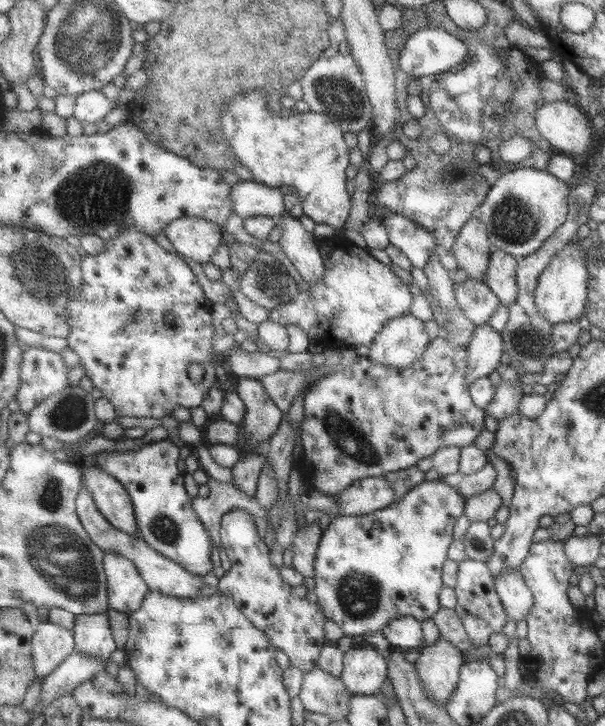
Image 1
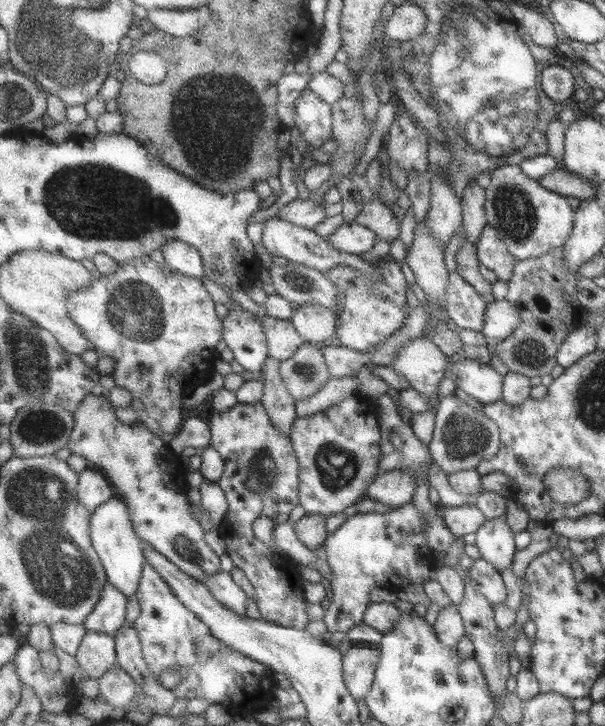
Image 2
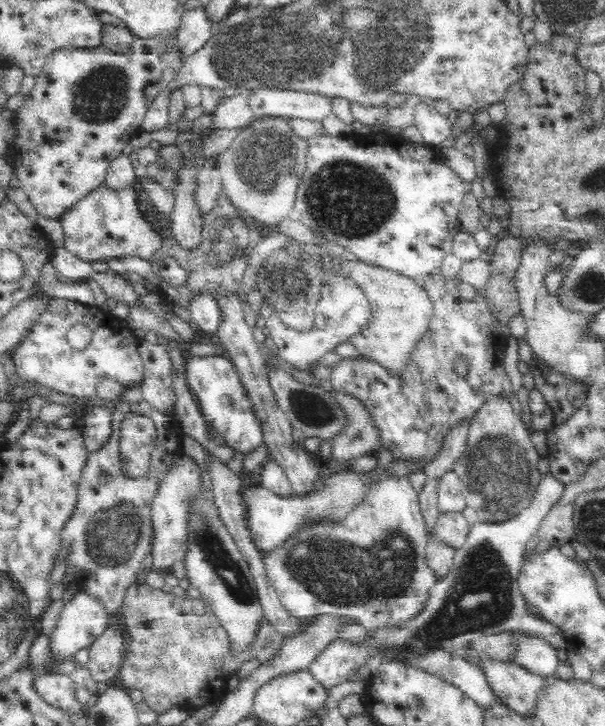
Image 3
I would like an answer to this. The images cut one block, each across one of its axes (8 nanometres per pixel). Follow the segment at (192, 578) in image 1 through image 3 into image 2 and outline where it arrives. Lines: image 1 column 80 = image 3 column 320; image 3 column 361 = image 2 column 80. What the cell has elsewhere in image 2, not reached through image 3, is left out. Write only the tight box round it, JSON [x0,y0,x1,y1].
[79,466,117,514]

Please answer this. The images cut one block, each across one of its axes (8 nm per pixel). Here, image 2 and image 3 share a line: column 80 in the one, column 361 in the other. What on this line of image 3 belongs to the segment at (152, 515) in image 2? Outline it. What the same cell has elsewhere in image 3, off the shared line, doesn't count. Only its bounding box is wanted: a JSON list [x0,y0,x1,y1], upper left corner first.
[329,394,381,463]

